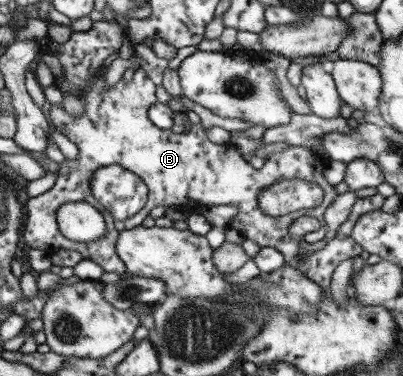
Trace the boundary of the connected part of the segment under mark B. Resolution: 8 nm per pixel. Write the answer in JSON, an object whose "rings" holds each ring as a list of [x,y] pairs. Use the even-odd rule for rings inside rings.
{"rings":[[[138,68],[133,72],[133,75],[128,81],[124,81],[121,78],[113,86],[110,86],[108,90],[105,90],[104,70],[100,70],[99,74],[91,80],[90,84],[85,88],[85,91],[82,92],[80,99],[81,102],[84,103],[84,112],[82,112],[80,116],[70,116],[70,114],[67,114],[63,110],[47,109],[47,117],[50,126],[52,129],[58,130],[59,133],[66,136],[70,142],[76,145],[76,148],[78,148],[78,156],[76,156],[76,159],[68,159],[59,164],[54,184],[48,190],[42,191],[40,195],[27,197],[23,202],[25,219],[21,222],[22,226],[19,232],[21,245],[29,247],[30,249],[40,250],[46,255],[58,249],[74,250],[80,252],[82,259],[90,259],[96,262],[96,264],[99,264],[105,272],[115,272],[119,274],[120,277],[125,276],[125,264],[120,260],[116,251],[114,251],[114,243],[116,243],[116,236],[119,233],[114,229],[114,219],[112,215],[95,200],[89,189],[90,177],[94,170],[102,168],[103,166],[118,165],[138,176],[147,188],[147,199],[146,202],[144,202],[144,206],[142,206],[136,214],[123,219],[124,229],[132,229],[140,225],[142,220],[149,215],[150,210],[155,206],[171,206],[184,209],[189,200],[193,200],[201,209],[216,205],[234,205],[237,208],[237,212],[232,216],[228,227],[236,230],[236,232],[245,239],[256,243],[256,246],[259,248],[270,247],[278,250],[278,252],[282,253],[283,259],[288,266],[292,269],[297,268],[301,270],[308,280],[316,283],[321,288],[326,288],[328,286],[331,281],[332,271],[337,267],[339,262],[354,258],[363,251],[351,238],[352,227],[362,214],[383,208],[384,197],[375,193],[365,198],[357,198],[355,203],[351,206],[346,220],[336,229],[334,238],[325,245],[322,250],[318,250],[317,252],[305,252],[301,255],[301,251],[296,248],[296,244],[290,240],[290,235],[287,230],[290,223],[299,216],[314,216],[314,218],[318,218],[318,216],[324,212],[324,209],[334,200],[336,193],[333,190],[333,186],[323,175],[325,168],[327,168],[328,159],[324,158],[324,156],[311,153],[307,148],[288,145],[284,150],[278,152],[278,154],[270,153],[270,156],[266,155],[266,164],[263,164],[256,170],[245,161],[245,156],[241,155],[230,142],[214,144],[208,140],[205,132],[202,130],[202,126],[198,123],[190,124],[190,129],[187,133],[172,133],[170,129],[164,130],[154,126],[150,122],[150,119],[146,117],[146,113],[148,113],[150,107],[157,104],[155,87],[151,78],[146,76],[146,73],[142,69]],[[291,178],[307,180],[308,182],[317,184],[323,190],[322,202],[312,210],[312,214],[308,214],[306,209],[296,210],[283,216],[268,216],[264,214],[258,208],[257,194],[259,190],[262,187],[267,187],[275,183],[277,180]],[[67,202],[87,202],[100,212],[106,227],[104,236],[100,236],[98,241],[90,241],[90,243],[75,242],[66,239],[58,230],[55,212],[61,204],[66,204]]]}

